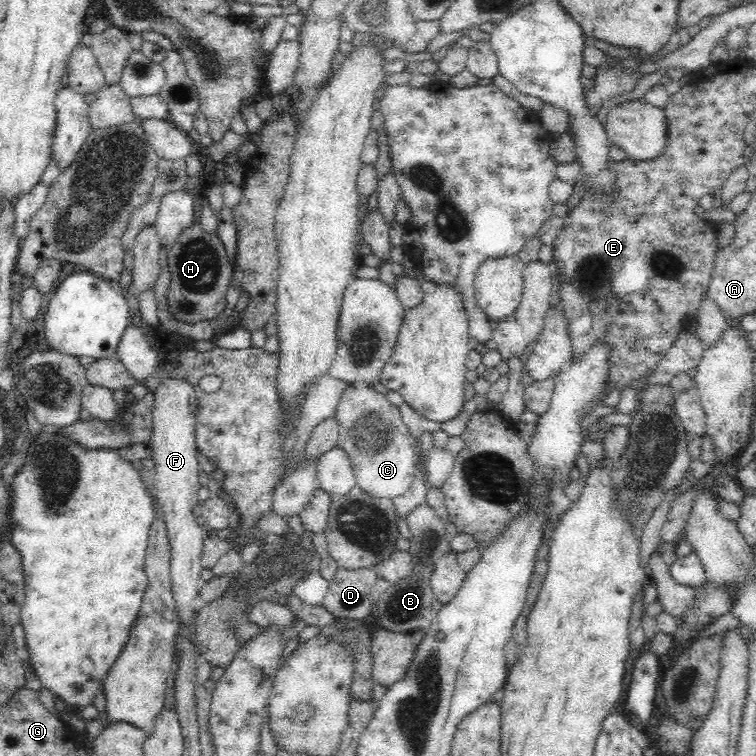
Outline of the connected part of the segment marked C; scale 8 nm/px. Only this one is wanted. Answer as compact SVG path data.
M366 384L350 385L344 390L334 417L338 419L337 446L349 456L356 485L375 498L404 497L414 482L417 455L398 407L389 403L382 392L378 393Z

